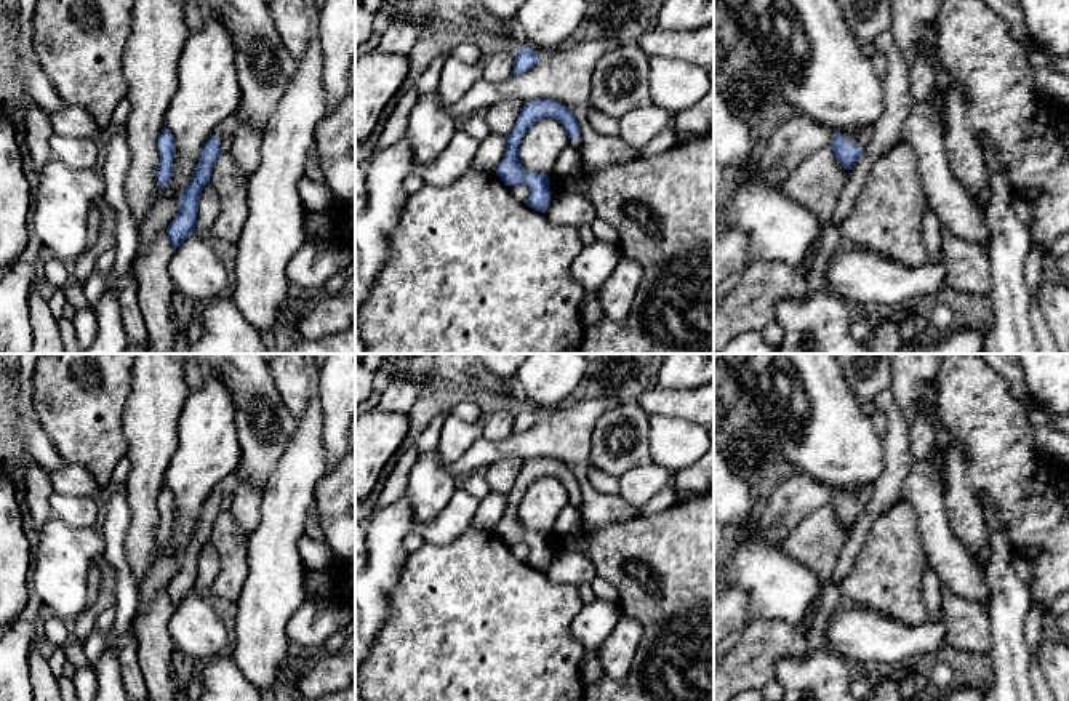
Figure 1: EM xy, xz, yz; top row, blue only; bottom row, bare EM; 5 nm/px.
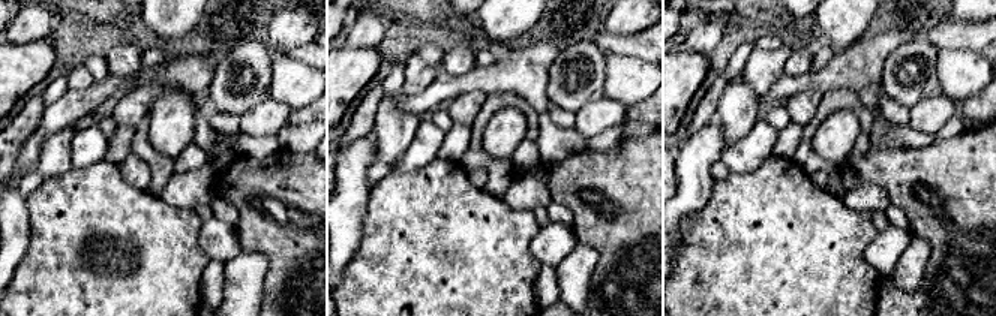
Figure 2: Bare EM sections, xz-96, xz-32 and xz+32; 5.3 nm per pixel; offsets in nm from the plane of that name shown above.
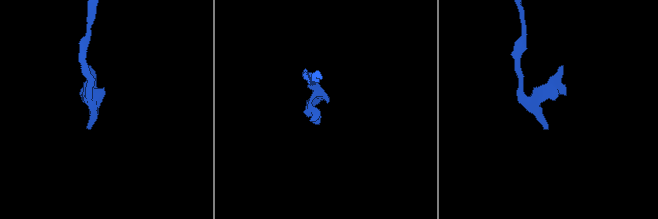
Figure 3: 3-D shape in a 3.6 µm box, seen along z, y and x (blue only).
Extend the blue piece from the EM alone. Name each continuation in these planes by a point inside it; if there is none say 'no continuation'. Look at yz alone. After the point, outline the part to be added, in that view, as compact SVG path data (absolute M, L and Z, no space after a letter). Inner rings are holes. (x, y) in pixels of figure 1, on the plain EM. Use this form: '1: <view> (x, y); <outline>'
1: yz (861, 495); M867 485L867 487L861 487L858 490L847 490L847 488L842 488L840 490L842 495L848 499L851 499L853 503L856 503L861 509L866 507L871 495L872 495L872 485Z

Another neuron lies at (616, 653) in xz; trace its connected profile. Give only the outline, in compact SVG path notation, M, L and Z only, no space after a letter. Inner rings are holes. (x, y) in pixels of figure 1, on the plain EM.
M623 616L597 651L603 674L615 682L624 682L631 674L642 635L642 624L634 618Z

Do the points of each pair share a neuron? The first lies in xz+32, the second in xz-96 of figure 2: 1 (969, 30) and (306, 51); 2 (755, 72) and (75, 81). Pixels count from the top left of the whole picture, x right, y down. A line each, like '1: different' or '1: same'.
1: same
2: same

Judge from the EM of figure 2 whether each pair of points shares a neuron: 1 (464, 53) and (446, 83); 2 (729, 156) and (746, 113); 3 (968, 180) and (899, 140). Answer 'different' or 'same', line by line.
1: different
2: different
3: different

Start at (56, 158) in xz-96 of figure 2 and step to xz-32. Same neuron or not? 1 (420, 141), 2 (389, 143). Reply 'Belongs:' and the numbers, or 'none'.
Belongs: 2

